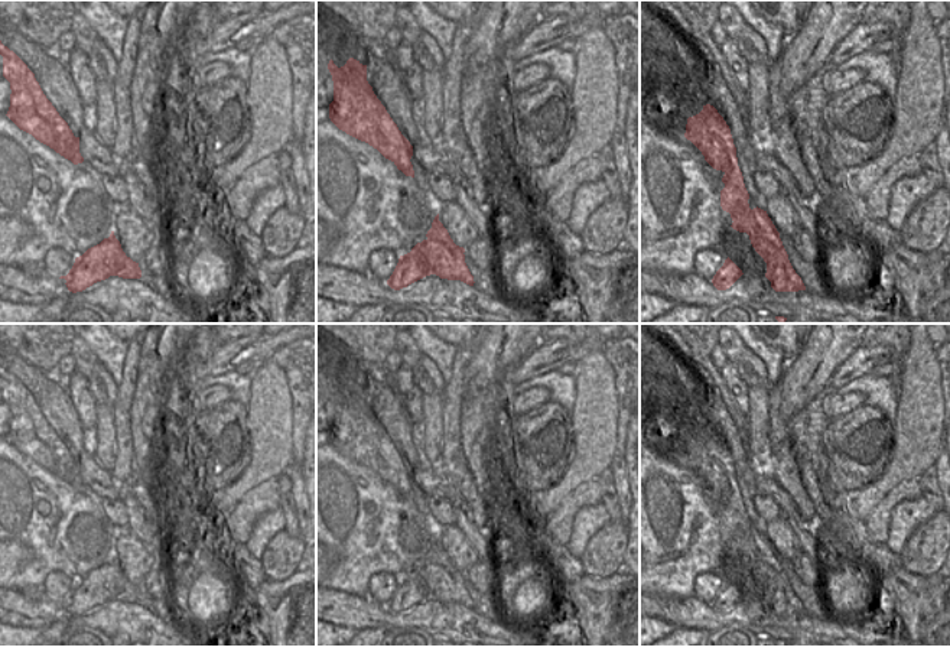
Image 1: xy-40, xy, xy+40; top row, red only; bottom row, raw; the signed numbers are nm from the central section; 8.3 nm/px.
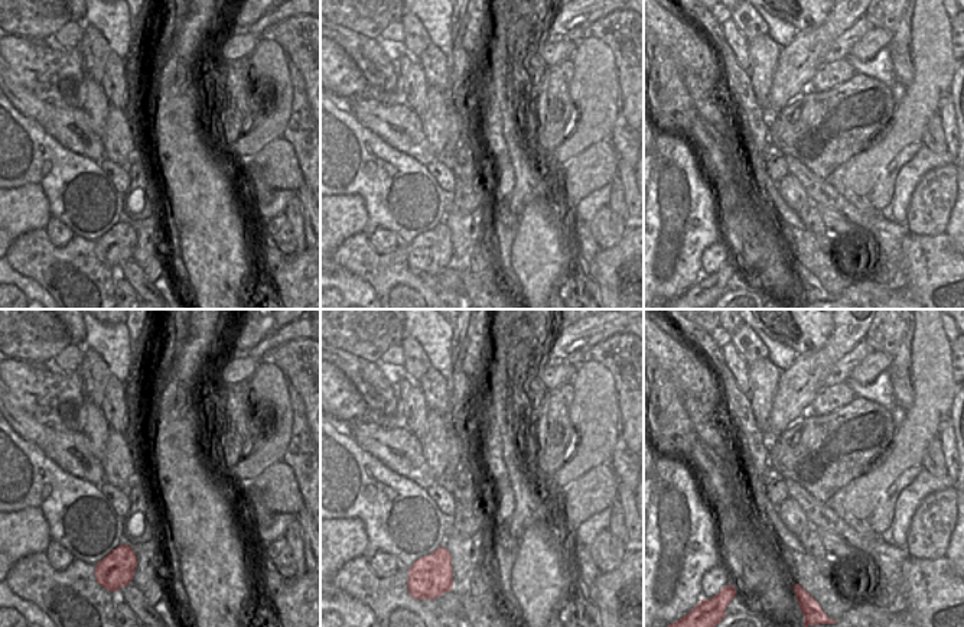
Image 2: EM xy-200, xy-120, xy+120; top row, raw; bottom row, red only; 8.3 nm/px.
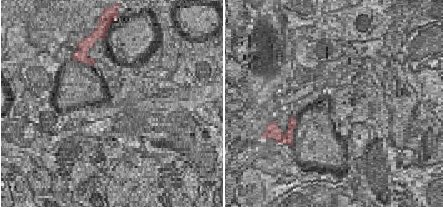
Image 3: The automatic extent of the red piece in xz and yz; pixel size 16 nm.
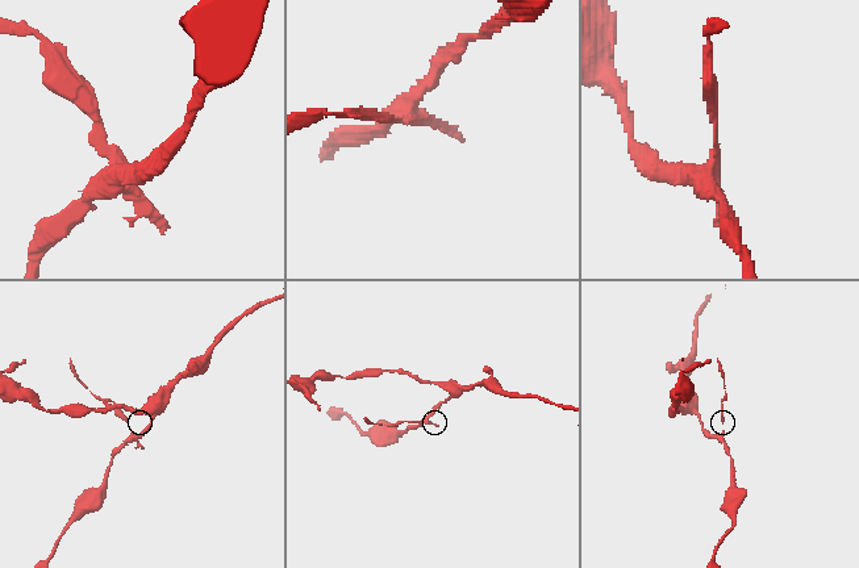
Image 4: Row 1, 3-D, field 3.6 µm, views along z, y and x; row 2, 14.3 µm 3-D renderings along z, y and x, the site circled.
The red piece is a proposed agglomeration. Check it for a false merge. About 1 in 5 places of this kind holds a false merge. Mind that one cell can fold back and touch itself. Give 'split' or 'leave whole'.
split

